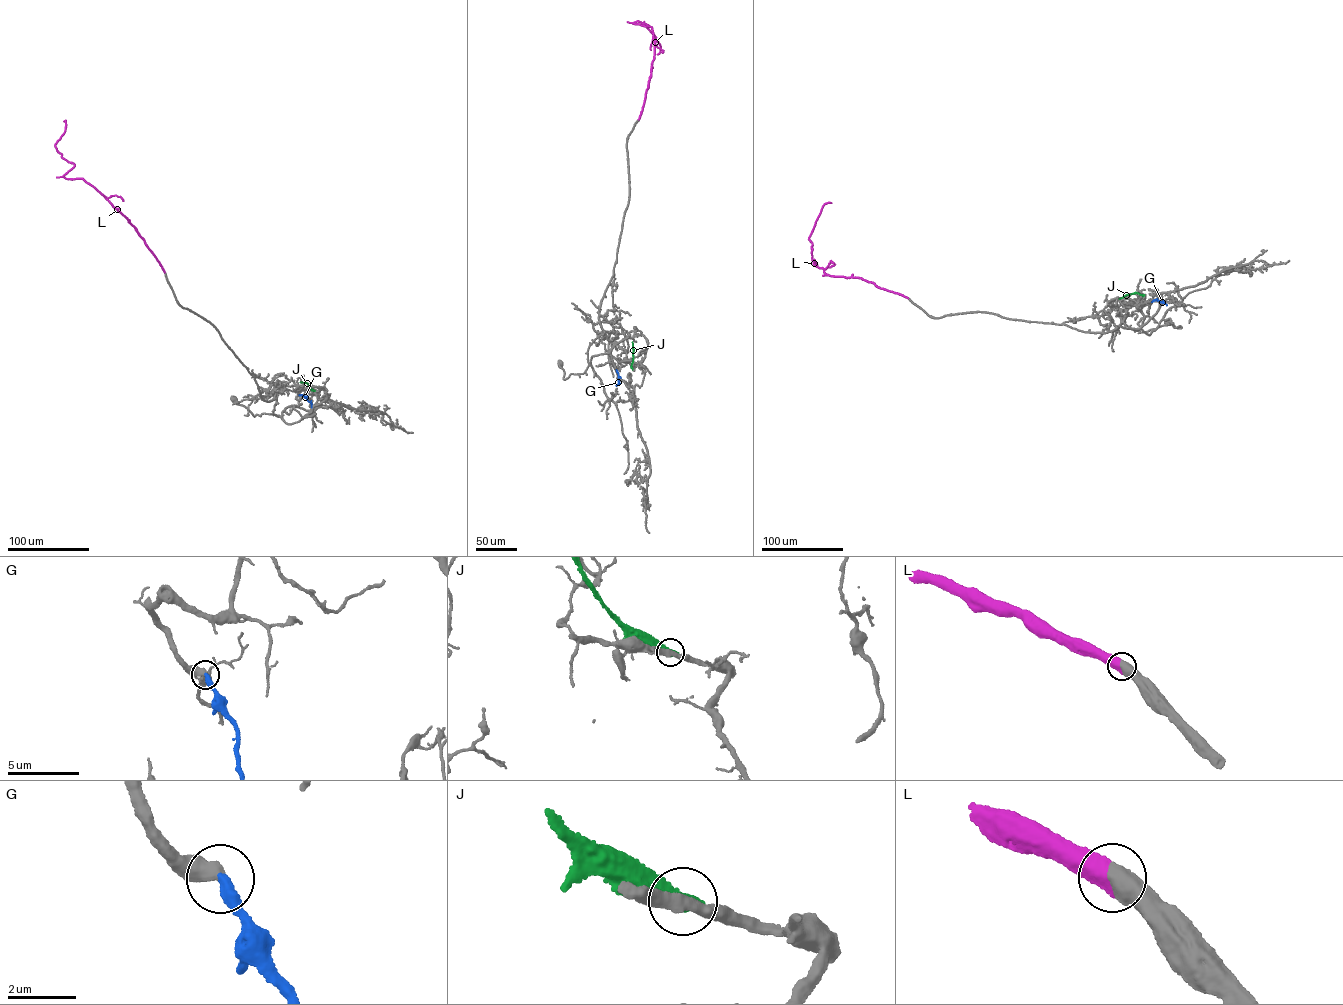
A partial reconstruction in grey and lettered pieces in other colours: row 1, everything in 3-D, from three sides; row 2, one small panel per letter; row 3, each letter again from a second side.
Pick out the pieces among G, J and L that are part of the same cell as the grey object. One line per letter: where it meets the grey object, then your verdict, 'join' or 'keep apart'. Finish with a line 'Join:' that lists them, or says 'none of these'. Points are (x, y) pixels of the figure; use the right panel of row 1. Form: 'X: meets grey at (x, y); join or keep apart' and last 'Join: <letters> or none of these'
G: meets grey at (1151, 302); join
J: meets grey at (1144, 295); keep apart
L: meets grey at (908, 298); join
Join: G, L

